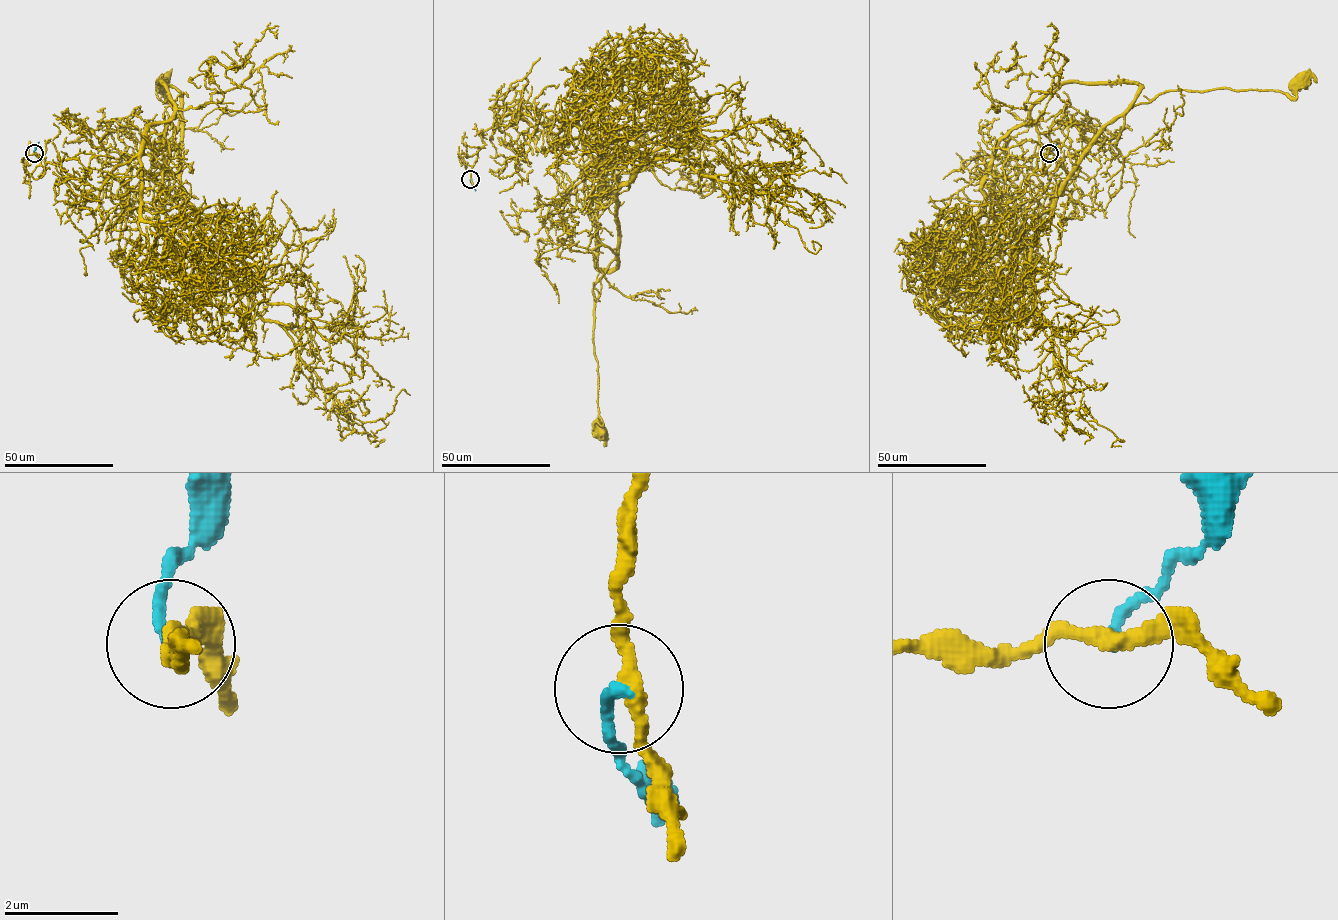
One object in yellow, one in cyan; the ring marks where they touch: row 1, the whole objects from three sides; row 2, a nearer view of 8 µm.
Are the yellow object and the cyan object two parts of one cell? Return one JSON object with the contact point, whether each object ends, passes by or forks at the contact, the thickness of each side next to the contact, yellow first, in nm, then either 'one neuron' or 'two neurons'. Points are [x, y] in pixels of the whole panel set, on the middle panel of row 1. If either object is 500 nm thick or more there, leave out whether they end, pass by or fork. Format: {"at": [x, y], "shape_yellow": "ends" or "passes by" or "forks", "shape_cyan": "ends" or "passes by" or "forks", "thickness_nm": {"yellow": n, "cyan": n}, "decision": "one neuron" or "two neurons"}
{"at": [470, 179], "shape_yellow": "passes by", "shape_cyan": "ends", "thickness_nm": {"yellow": 280, "cyan": 200}, "decision": "two neurons"}

